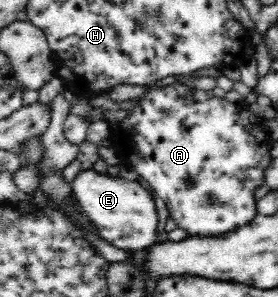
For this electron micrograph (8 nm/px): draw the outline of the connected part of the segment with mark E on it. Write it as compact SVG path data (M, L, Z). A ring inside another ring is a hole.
M94 170L80 172L70 184L77 197L79 209L92 222L100 235L114 247L140 251L157 243L160 222L151 190L140 180L131 181Z

